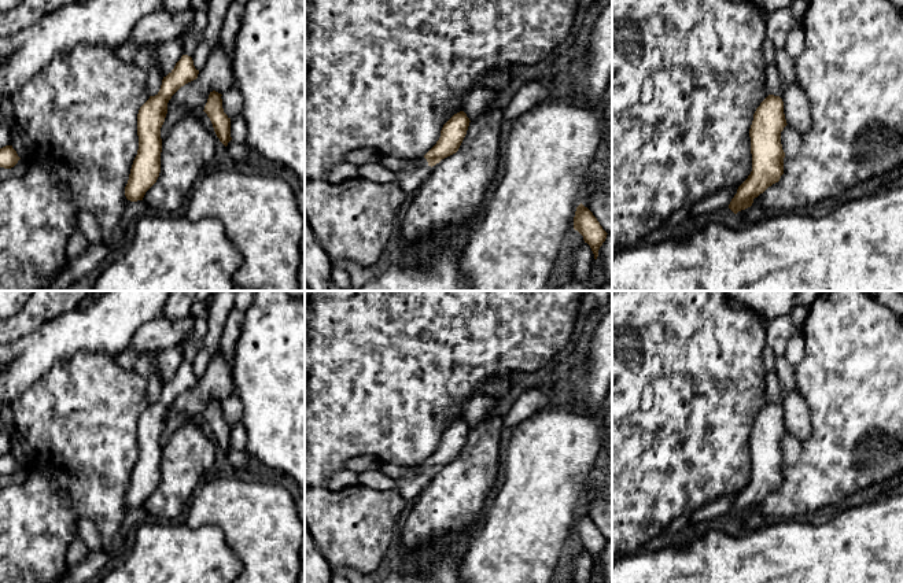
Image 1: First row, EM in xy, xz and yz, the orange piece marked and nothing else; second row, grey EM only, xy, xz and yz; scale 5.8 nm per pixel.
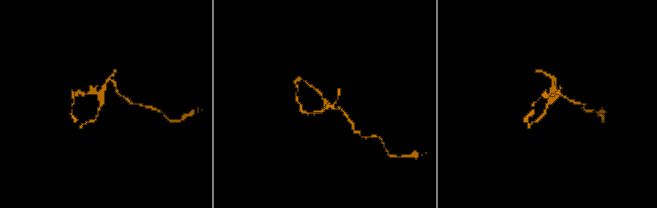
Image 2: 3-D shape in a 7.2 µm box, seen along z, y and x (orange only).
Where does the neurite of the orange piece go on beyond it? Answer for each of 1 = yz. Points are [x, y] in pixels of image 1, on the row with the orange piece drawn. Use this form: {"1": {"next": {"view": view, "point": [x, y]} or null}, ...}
{"1": {"next": null}}

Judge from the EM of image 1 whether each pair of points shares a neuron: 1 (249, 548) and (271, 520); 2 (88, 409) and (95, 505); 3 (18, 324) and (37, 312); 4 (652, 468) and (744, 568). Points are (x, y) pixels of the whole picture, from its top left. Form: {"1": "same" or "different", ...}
{"1": "same", "2": "same", "3": "same", "4": "different"}

